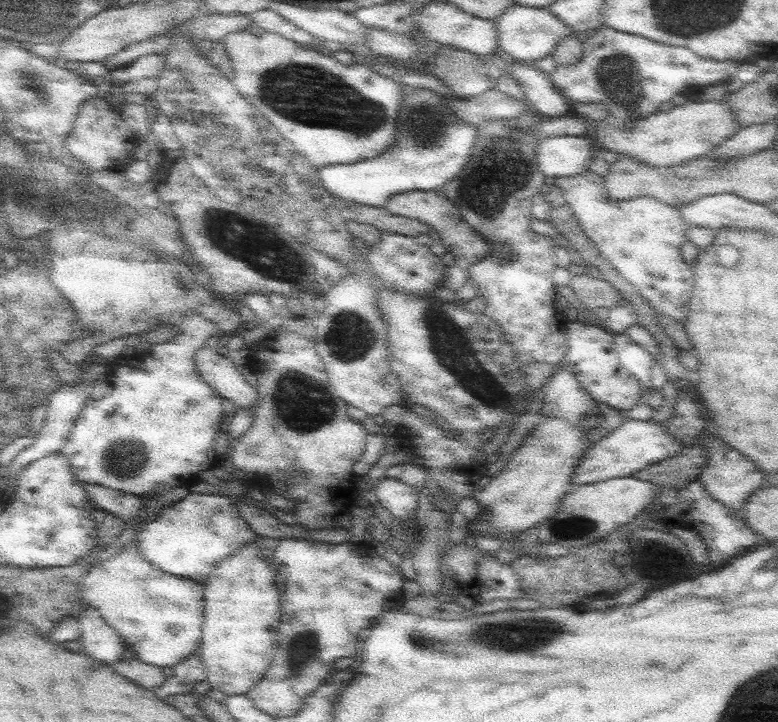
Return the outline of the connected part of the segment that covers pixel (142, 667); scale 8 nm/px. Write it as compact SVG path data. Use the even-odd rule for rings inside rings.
M135 655L134 659L120 660L113 667L118 674L126 676L146 690L155 691L167 679L162 668L148 664Z

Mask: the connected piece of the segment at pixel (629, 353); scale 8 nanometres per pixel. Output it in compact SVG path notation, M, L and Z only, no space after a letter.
M616 333L615 340L621 364L645 386L646 390L652 392L654 387L650 378L652 378L656 358L640 344L636 344L628 334Z

